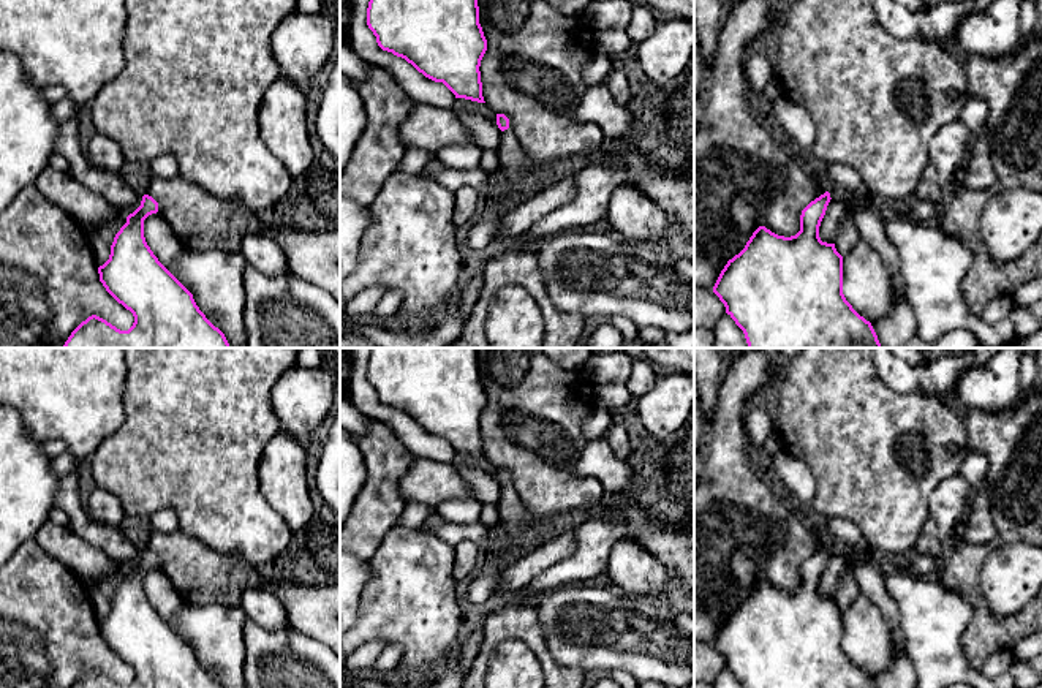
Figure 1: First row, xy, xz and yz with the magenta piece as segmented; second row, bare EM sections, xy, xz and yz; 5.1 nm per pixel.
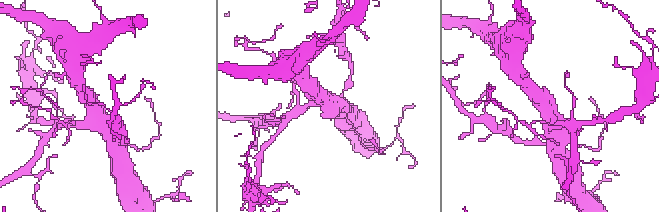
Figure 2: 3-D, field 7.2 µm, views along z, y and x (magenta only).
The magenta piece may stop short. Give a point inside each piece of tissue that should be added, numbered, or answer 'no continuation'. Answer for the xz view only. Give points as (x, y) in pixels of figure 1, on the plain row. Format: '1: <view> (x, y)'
1: xz (513, 514)

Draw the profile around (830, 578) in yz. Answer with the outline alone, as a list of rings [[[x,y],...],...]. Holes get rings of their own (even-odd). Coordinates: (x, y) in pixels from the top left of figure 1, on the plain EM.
[[[830,546],[830,552],[832,554],[819,580],[819,592],[822,596],[835,598],[844,569],[844,560],[835,552],[835,546]]]

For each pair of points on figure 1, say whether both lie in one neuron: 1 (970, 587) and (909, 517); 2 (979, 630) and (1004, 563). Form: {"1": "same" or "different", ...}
{"1": "different", "2": "different"}

